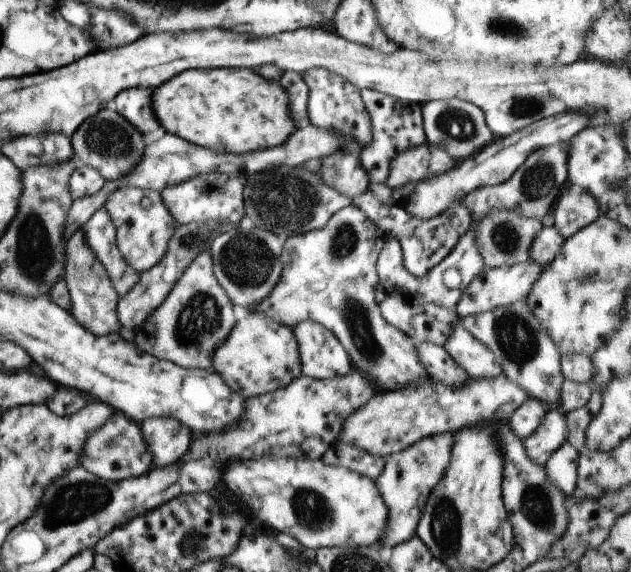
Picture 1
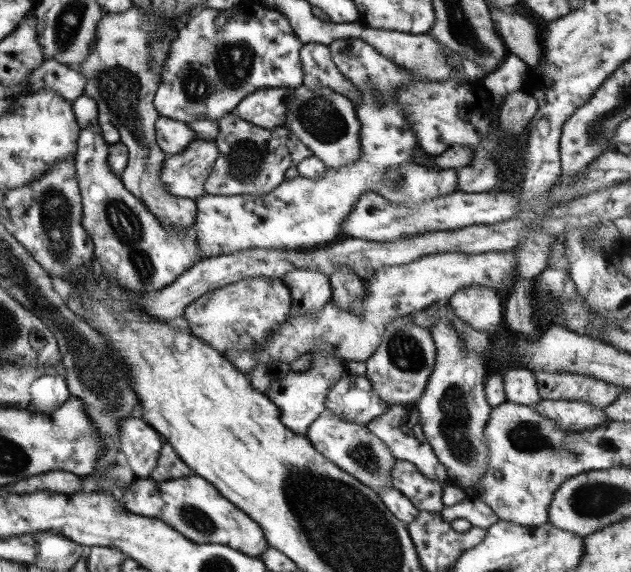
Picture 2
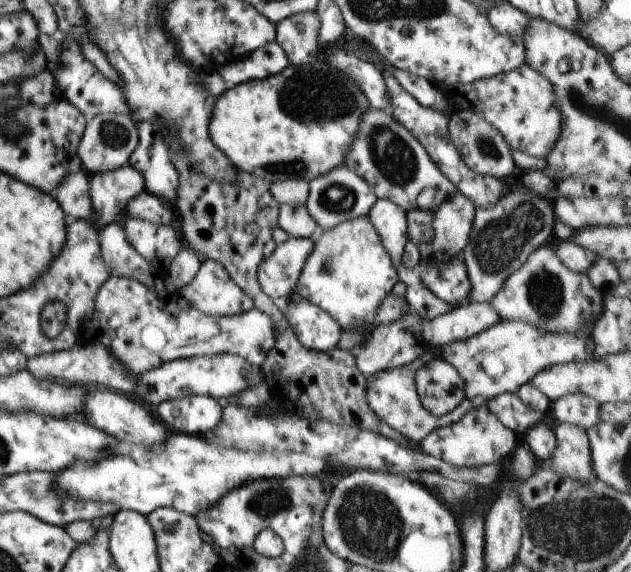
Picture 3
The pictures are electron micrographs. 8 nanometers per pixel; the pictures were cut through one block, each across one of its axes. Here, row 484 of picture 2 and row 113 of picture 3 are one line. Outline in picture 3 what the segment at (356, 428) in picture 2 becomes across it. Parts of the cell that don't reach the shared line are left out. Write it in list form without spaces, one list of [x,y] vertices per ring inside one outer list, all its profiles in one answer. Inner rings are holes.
[[[368,110],[362,115],[356,138],[345,155],[345,168],[360,176],[377,199],[387,199],[405,212],[435,210],[447,198],[458,192],[429,158],[418,140],[389,112]]]

